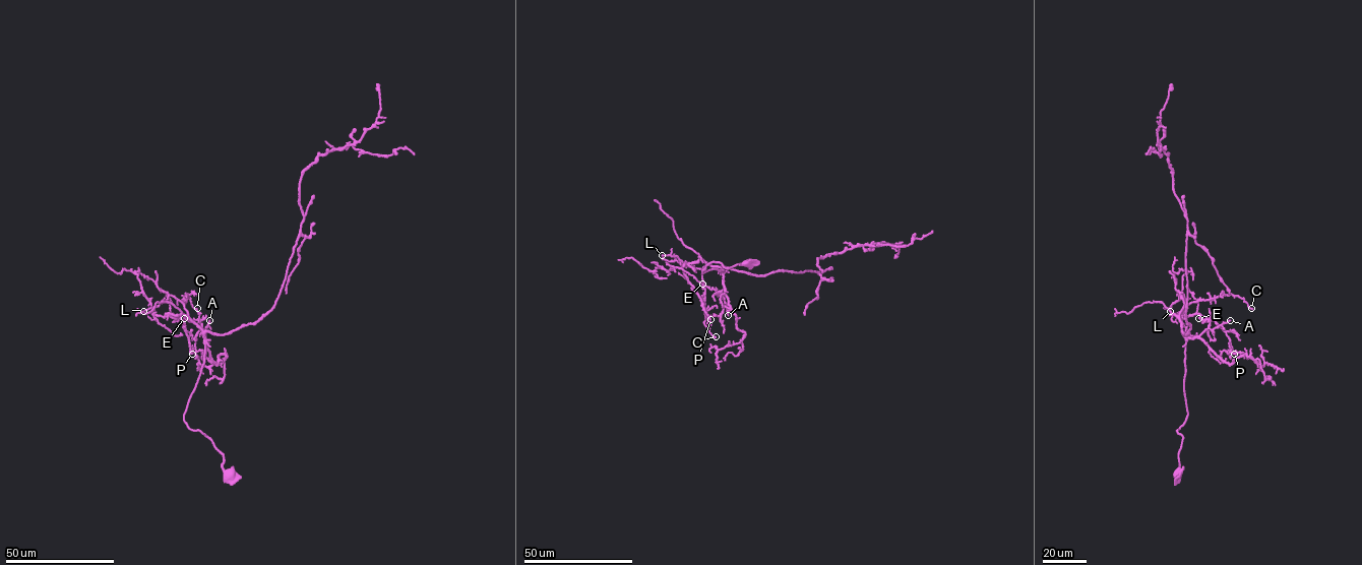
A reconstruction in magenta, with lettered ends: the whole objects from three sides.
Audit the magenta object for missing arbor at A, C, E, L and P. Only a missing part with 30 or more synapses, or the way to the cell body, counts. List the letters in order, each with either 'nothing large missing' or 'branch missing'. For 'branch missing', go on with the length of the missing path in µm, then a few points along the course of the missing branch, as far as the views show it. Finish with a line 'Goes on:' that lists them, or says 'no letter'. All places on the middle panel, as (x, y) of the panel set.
A: nothing large missing
C: nothing large missing
E: nothing large missing
L: nothing large missing
P: nothing large missing
Goes on: no letter

